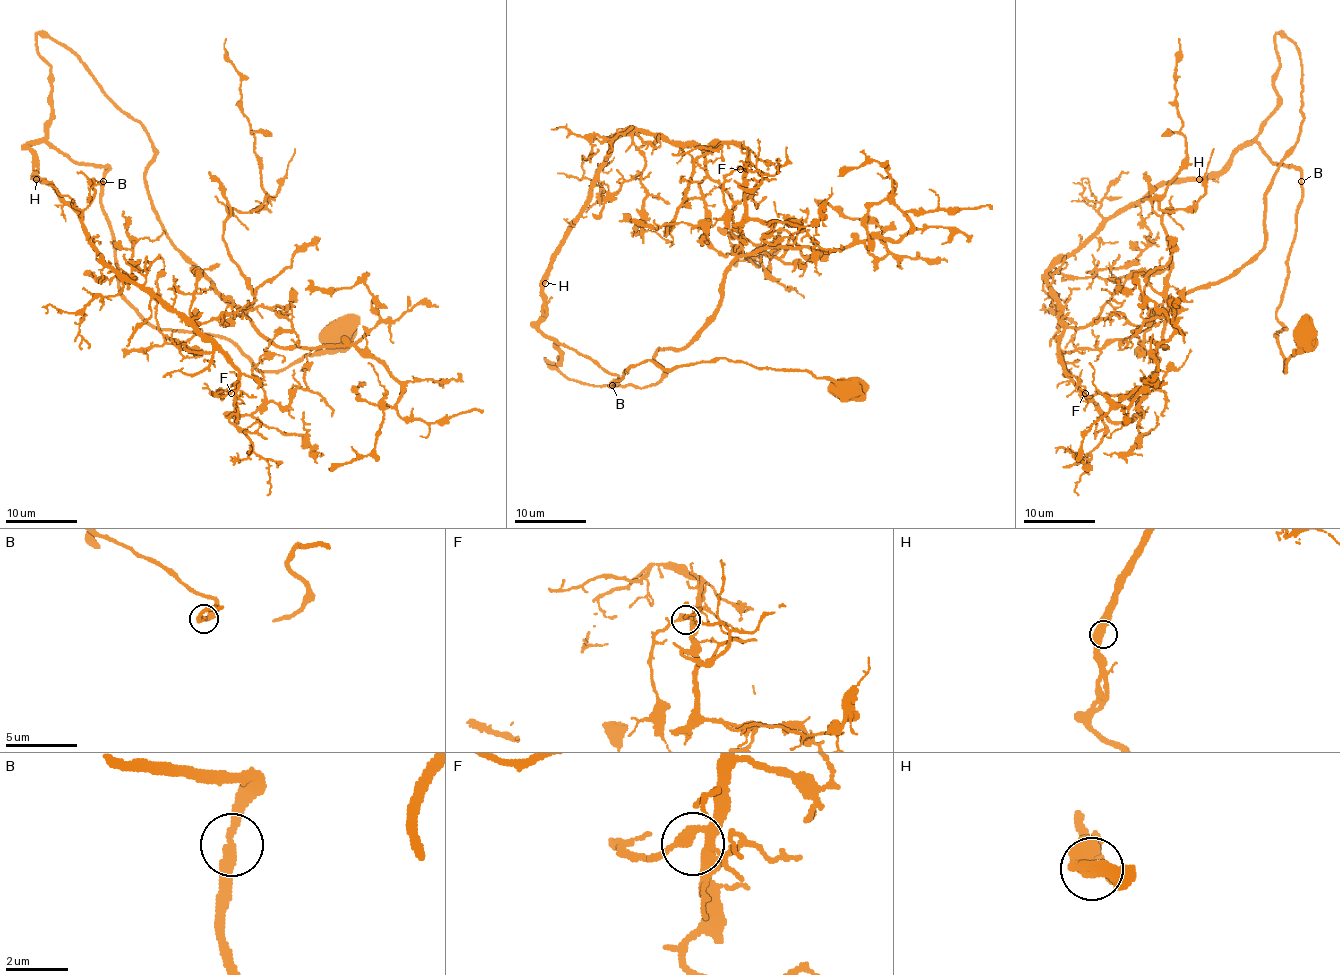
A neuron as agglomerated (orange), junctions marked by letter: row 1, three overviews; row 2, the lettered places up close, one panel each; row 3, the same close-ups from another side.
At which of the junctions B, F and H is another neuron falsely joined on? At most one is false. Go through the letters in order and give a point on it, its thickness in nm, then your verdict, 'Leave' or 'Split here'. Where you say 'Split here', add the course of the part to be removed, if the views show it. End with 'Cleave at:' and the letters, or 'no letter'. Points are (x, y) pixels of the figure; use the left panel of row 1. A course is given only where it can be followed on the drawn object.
B: Place: (103, 181). Thickness 280 nm. Leave
F: Place: (231, 393). Thickness 320 nm. Leave
H: Place: (36, 179). Thickness 400 nm. Leave
Cleave at: no letter

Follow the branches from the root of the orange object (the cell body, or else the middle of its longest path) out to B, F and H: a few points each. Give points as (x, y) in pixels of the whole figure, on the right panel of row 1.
B: (1307, 336), (1311, 334), (1284, 370), (1275, 336), (1284, 325), (1277, 318), (1277, 307), (1287, 277), (1302, 182)
F: (1307, 336), (1284, 370), (1302, 173), (1250, 143), (1051, 268), (1060, 365), (1085, 393)
H: (1307, 336), (1284, 370), (1277, 307), (1302, 203), (1302, 173), (1275, 164), (1250, 143), (1219, 171), (1200, 178)

